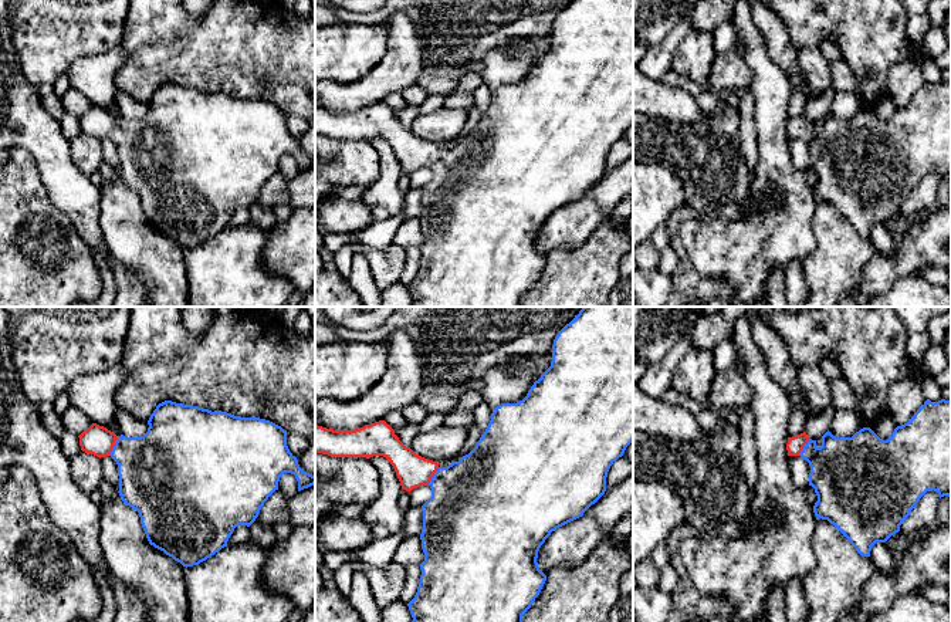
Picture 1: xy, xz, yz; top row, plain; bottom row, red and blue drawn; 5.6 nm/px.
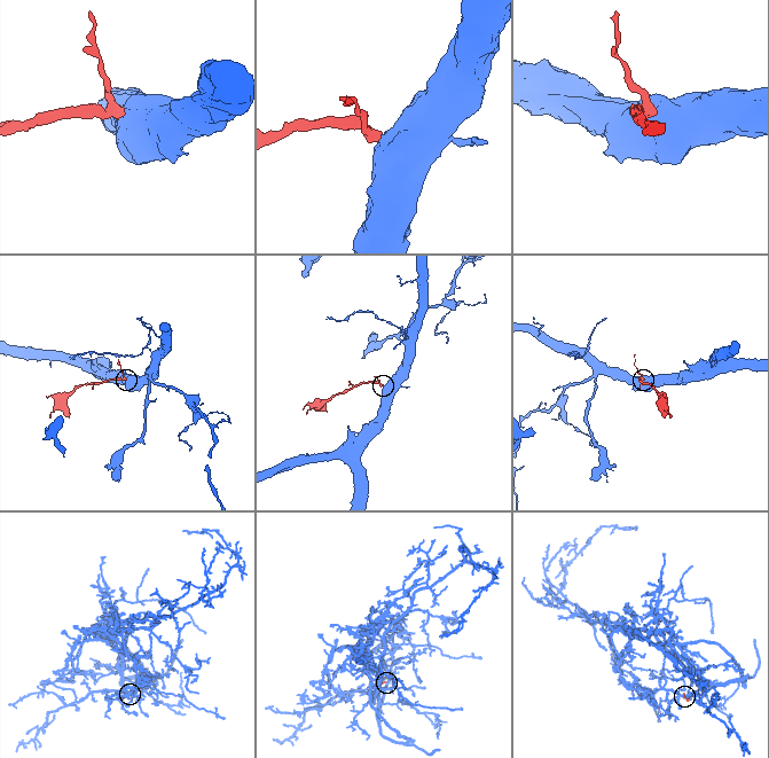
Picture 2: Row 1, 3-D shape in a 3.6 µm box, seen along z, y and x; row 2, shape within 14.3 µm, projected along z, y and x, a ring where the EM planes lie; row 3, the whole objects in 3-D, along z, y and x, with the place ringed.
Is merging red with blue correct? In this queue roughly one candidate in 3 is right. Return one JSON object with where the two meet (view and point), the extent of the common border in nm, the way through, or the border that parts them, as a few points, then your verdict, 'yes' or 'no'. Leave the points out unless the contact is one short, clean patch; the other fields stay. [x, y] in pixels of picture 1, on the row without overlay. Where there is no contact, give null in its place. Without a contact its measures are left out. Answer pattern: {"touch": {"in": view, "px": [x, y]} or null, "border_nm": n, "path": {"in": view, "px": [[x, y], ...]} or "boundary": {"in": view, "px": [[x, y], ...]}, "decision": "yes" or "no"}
{"touch": {"in": "xy", "px": [112, 128]}, "border_nm": 130, "path": {"in": "xy", "px": [[98, 122], [112, 128], [121, 129], [151, 149]]}, "decision": "yes"}

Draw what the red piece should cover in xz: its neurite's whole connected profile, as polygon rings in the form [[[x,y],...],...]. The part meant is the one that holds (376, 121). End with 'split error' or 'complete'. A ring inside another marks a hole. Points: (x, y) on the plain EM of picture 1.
[[[573,0],[558,14],[551,34],[551,48],[534,64],[527,78],[517,85],[501,85],[493,89],[491,102],[476,129],[447,149],[440,149],[437,143],[424,141],[406,129],[385,102],[355,112],[334,112],[315,107],[315,135],[331,139],[383,138],[393,148],[403,172],[410,175],[420,168],[431,170],[431,179],[422,187],[420,222],[424,243],[420,246],[422,257],[417,274],[407,285],[413,300],[412,307],[522,307],[522,297],[531,290],[546,263],[546,257],[537,244],[541,227],[552,213],[582,199],[605,176],[610,148],[623,138],[626,129],[633,124],[633,0]]]; split error

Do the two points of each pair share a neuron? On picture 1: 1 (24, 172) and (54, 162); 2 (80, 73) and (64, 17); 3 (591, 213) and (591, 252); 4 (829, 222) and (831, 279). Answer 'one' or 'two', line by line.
1: two
2: two
3: two
4: one

